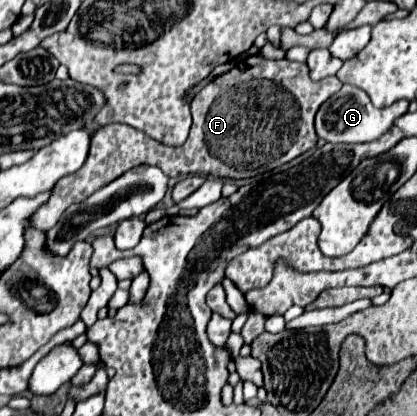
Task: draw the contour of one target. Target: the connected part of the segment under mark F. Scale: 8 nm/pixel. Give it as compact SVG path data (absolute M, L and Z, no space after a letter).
M260 55L246 57L228 73L212 79L192 99L192 129L182 147L166 147L146 133L124 125L110 123L92 135L88 159L80 171L60 179L50 199L30 217L32 227L40 231L52 229L60 215L72 205L84 201L90 193L108 185L136 165L156 165L168 177L204 173L212 177L244 179L276 169L298 155L312 149L318 141L314 131L314 115L320 105L340 91L338 77L312 81L308 65L288 59L268 61Z

